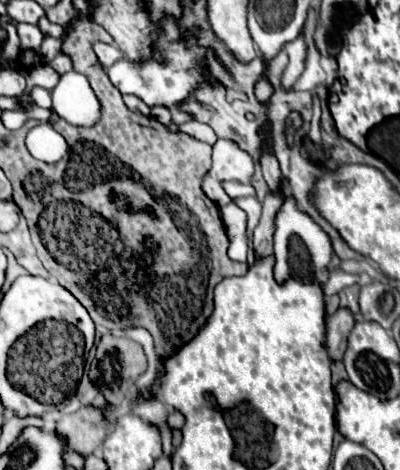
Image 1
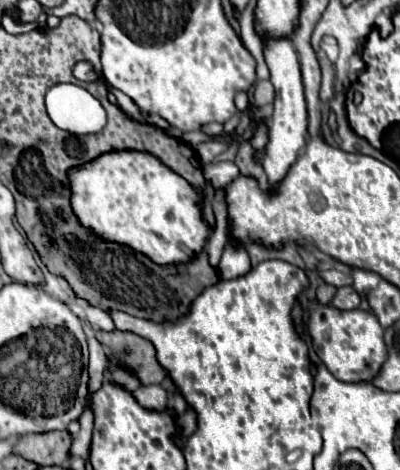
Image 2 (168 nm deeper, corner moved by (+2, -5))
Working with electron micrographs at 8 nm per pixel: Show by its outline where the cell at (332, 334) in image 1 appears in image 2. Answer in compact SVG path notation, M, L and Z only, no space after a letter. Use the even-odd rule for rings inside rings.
M341 287L341 289L337 289L337 295L335 295L335 299L333 299L333 307L335 309L341 309L341 311L353 311L353 309L357 309L359 307L359 295L355 293L355 289L353 287Z

